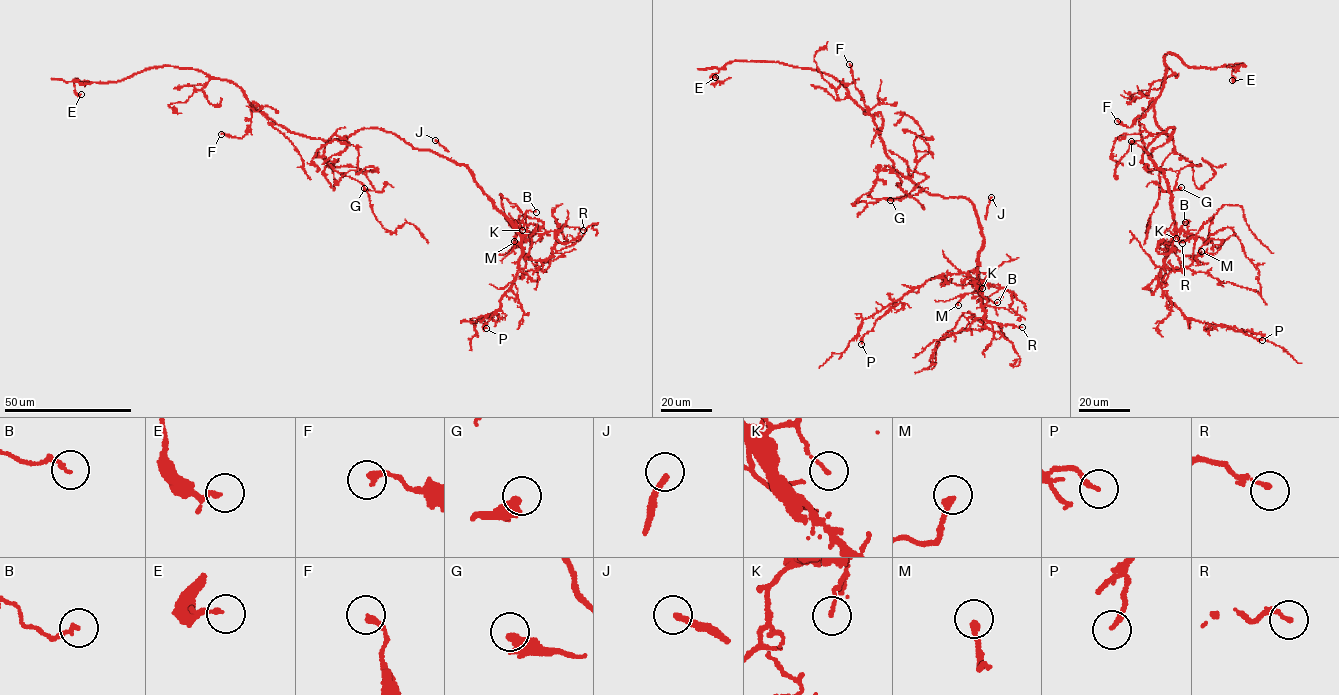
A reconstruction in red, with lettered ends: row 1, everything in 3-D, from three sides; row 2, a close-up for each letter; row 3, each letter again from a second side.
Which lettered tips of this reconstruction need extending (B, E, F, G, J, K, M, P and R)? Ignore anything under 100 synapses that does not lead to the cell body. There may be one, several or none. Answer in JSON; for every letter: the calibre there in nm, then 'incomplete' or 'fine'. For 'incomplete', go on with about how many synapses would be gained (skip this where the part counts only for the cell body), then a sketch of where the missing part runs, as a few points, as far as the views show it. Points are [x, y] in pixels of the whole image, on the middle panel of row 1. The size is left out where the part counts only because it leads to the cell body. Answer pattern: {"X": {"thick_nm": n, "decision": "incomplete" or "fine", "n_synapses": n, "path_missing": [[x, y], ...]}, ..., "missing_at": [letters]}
{"B": {"thick_nm": 140, "decision": "fine"}, "E": {"thick_nm": 120, "decision": "fine"}, "F": {"thick_nm": 240, "decision": "fine"}, "G": {"thick_nm": 400, "decision": "fine"}, "J": {"thick_nm": 220, "decision": "fine"}, "K": {"thick_nm": 100, "decision": "fine"}, "M": {"thick_nm": 240, "decision": "fine"}, "P": {"thick_nm": 190, "decision": "fine"}, "R": {"thick_nm": 140, "decision": "fine"}, "missing_at": []}

